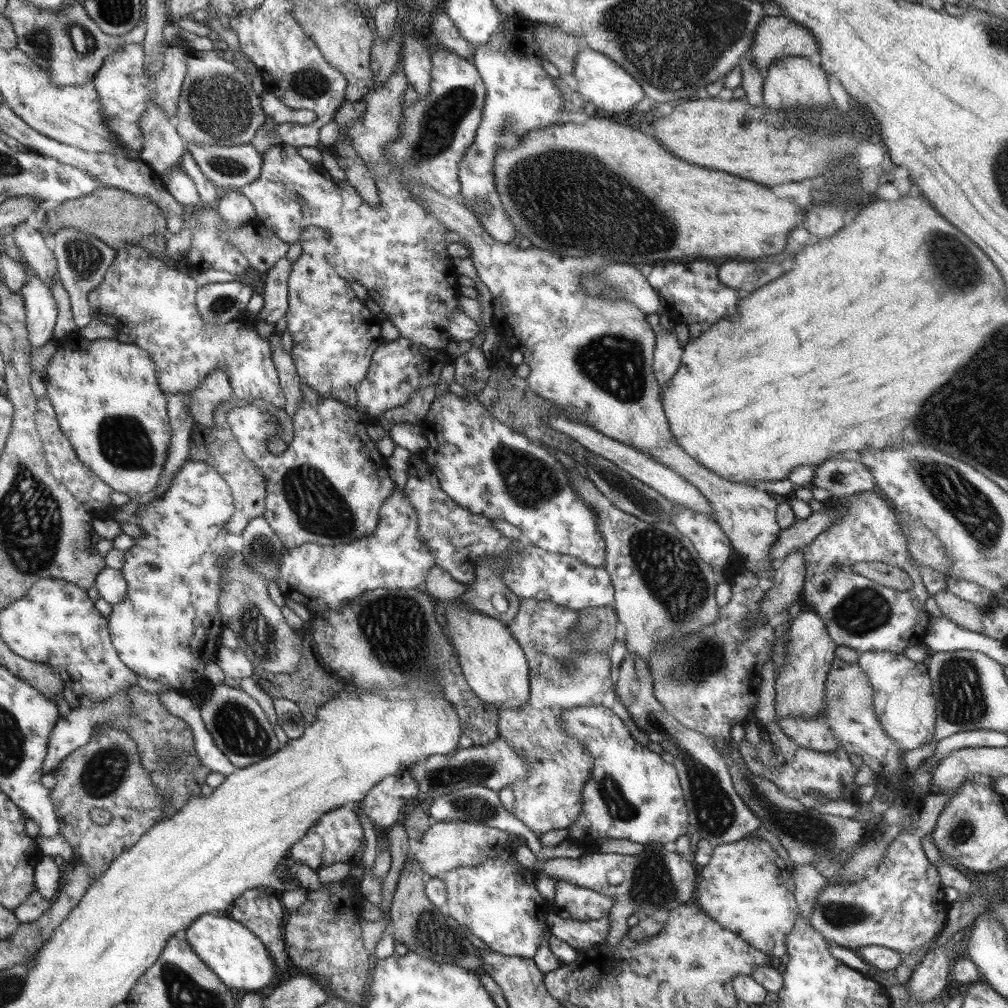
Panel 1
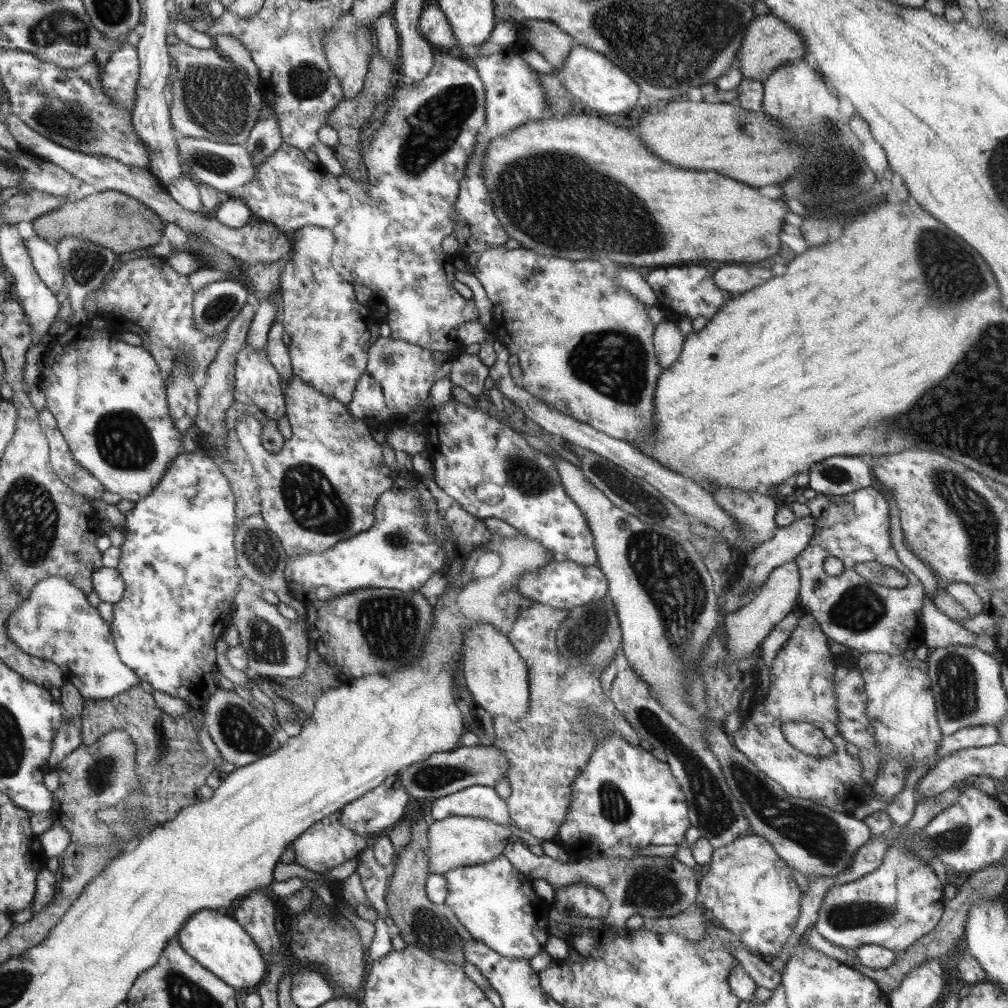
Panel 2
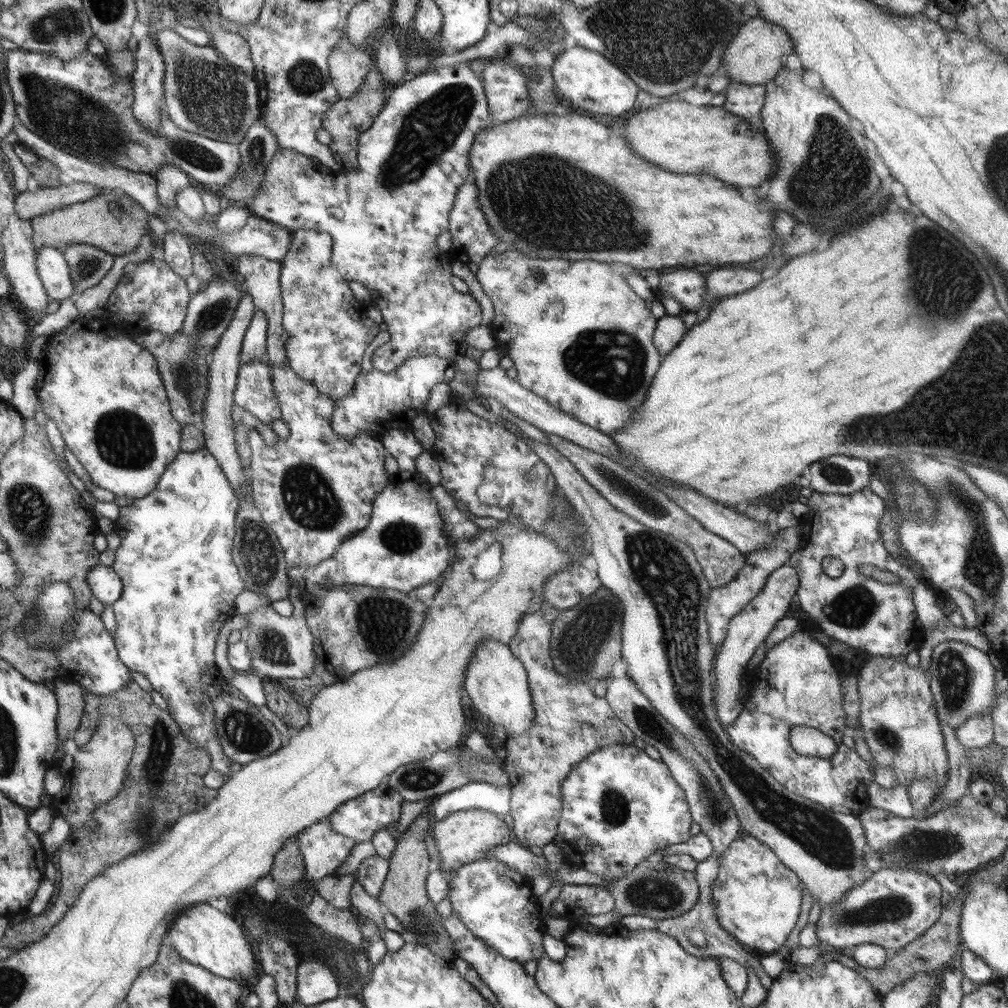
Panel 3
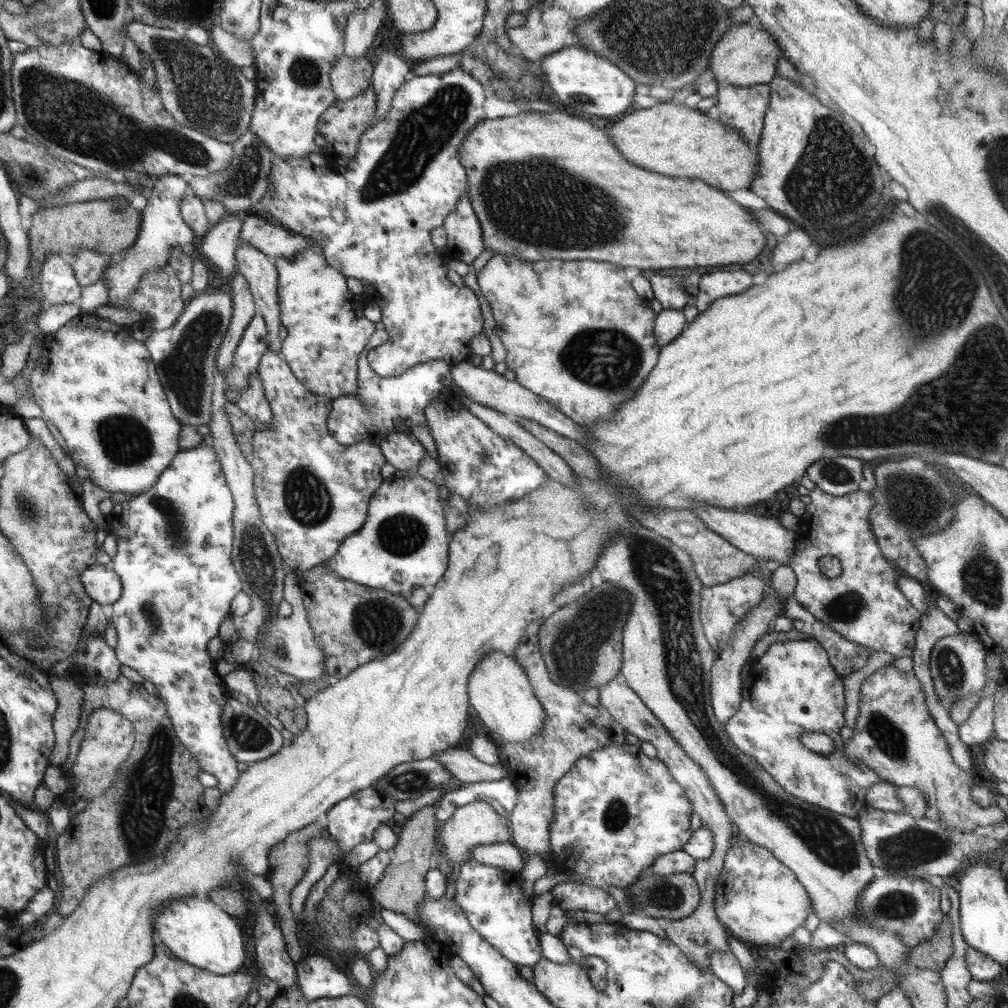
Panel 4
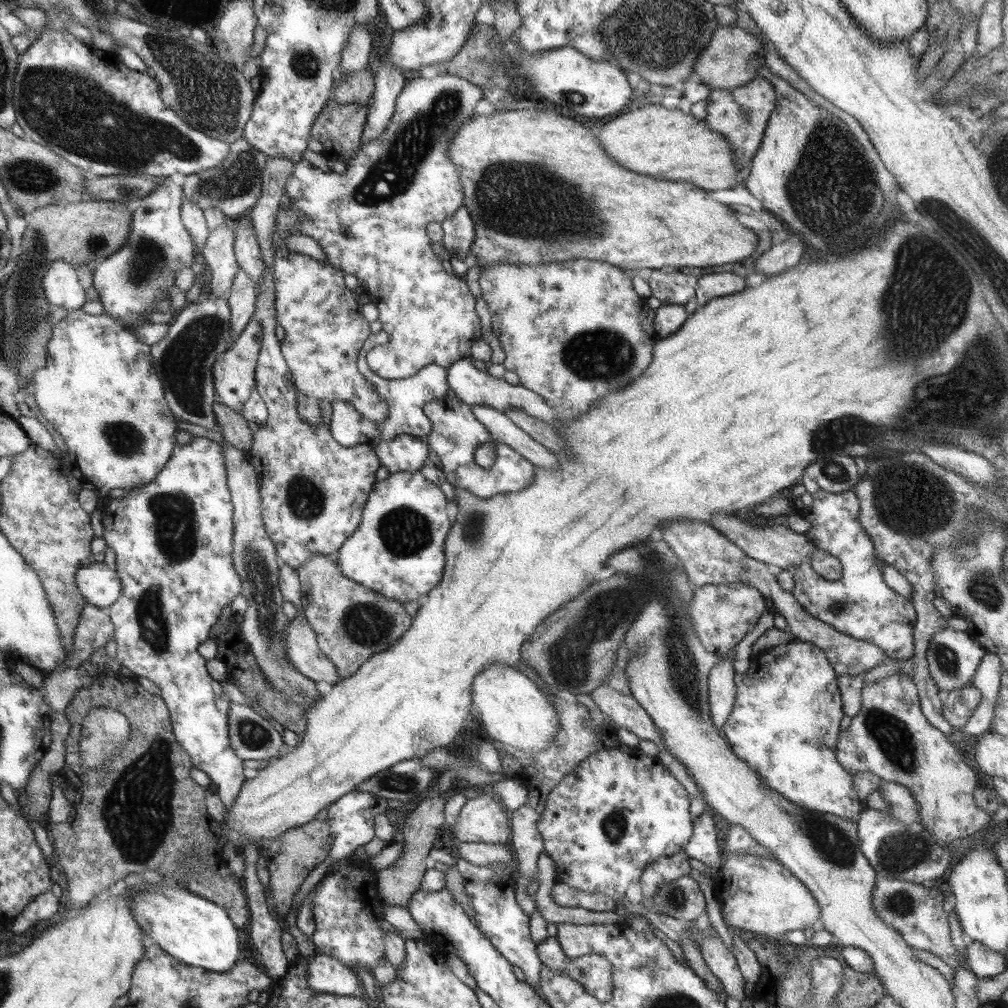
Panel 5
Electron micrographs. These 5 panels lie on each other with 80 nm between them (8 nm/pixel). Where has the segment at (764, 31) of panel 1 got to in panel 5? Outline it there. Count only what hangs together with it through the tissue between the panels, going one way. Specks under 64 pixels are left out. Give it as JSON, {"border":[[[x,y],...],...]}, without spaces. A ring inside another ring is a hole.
{"border":[[[736,24],[718,25],[693,64],[695,64],[693,72],[701,76],[702,84],[712,89],[723,88],[724,90],[742,86],[753,78],[760,77],[757,70],[761,65],[766,65],[762,43]]]}

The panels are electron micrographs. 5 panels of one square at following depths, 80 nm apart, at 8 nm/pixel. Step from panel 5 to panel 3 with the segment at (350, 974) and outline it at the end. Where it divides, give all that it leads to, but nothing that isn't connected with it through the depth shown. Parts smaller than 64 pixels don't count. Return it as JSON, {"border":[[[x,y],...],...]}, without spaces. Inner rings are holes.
{"border":[[[303,959],[297,966],[296,998],[306,1006],[334,1000],[340,996],[340,979],[320,960]]]}

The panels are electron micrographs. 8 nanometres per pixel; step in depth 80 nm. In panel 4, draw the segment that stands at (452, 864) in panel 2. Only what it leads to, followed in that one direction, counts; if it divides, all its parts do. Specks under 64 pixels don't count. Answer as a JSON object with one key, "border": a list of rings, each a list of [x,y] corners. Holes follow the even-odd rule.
{"border":[[[476,801],[467,804],[466,806],[461,806],[455,811],[455,813],[450,817],[448,822],[444,822],[438,828],[438,838],[440,847],[452,862],[468,862],[471,859],[471,852],[475,846],[496,844],[496,843],[506,843],[511,842],[511,824],[506,813],[503,813],[496,806],[492,806],[490,802]]]}

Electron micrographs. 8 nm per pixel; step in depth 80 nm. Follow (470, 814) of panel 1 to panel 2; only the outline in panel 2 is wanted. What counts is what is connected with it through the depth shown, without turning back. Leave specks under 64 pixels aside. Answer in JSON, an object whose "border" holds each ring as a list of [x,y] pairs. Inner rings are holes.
{"border":[[[469,786],[454,794],[436,799],[430,812],[435,821],[451,816],[487,818],[513,828],[517,836],[521,837],[521,833],[510,818],[507,800],[500,796],[495,787]]]}

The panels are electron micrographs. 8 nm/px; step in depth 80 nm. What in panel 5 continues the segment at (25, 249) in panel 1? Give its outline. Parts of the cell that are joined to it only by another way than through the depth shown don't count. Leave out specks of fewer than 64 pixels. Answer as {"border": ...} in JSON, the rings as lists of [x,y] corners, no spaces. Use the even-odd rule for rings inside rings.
{"border":[[[56,260],[46,271],[41,284],[47,301],[54,307],[73,311],[86,304],[87,290],[80,284],[77,271],[64,260]]]}

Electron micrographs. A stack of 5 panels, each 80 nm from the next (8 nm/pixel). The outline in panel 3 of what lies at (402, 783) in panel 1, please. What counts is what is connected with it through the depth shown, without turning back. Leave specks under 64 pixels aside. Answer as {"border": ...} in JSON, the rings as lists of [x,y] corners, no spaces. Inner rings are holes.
{"border":[[[384,780],[377,788],[340,804],[339,808],[329,816],[330,824],[338,834],[350,838],[354,842],[368,842],[372,840],[375,832],[386,829],[388,824],[399,820],[404,801],[400,794],[392,790]]]}

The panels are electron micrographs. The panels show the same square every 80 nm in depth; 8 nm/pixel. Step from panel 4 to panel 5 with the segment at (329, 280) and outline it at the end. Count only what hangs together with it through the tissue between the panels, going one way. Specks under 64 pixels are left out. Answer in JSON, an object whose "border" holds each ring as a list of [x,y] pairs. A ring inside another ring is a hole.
{"border":[[[286,247],[275,251],[275,314],[285,330],[283,357],[291,369],[298,390],[300,418],[310,426],[321,424],[321,401],[346,400],[374,422],[388,418],[388,403],[376,392],[357,367],[359,350],[372,334],[360,312],[356,293],[344,285],[345,273],[311,255],[289,253]]]}

